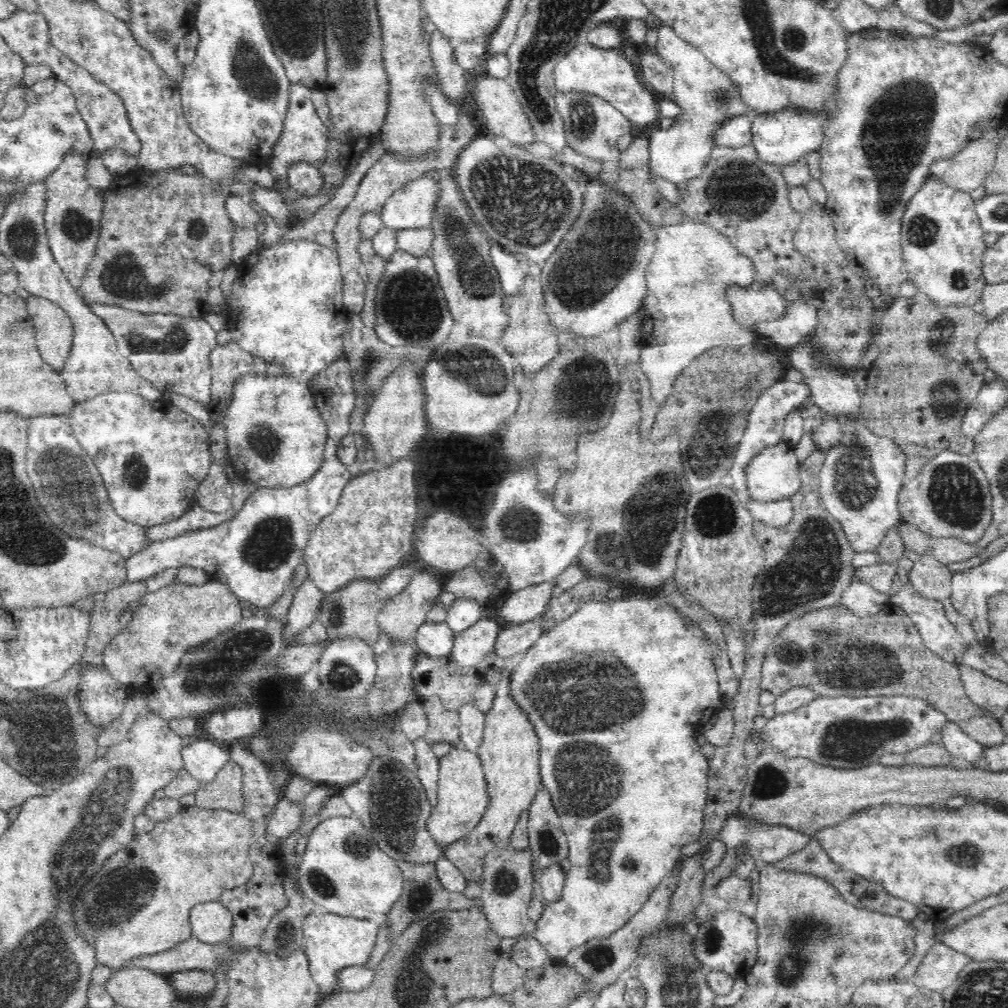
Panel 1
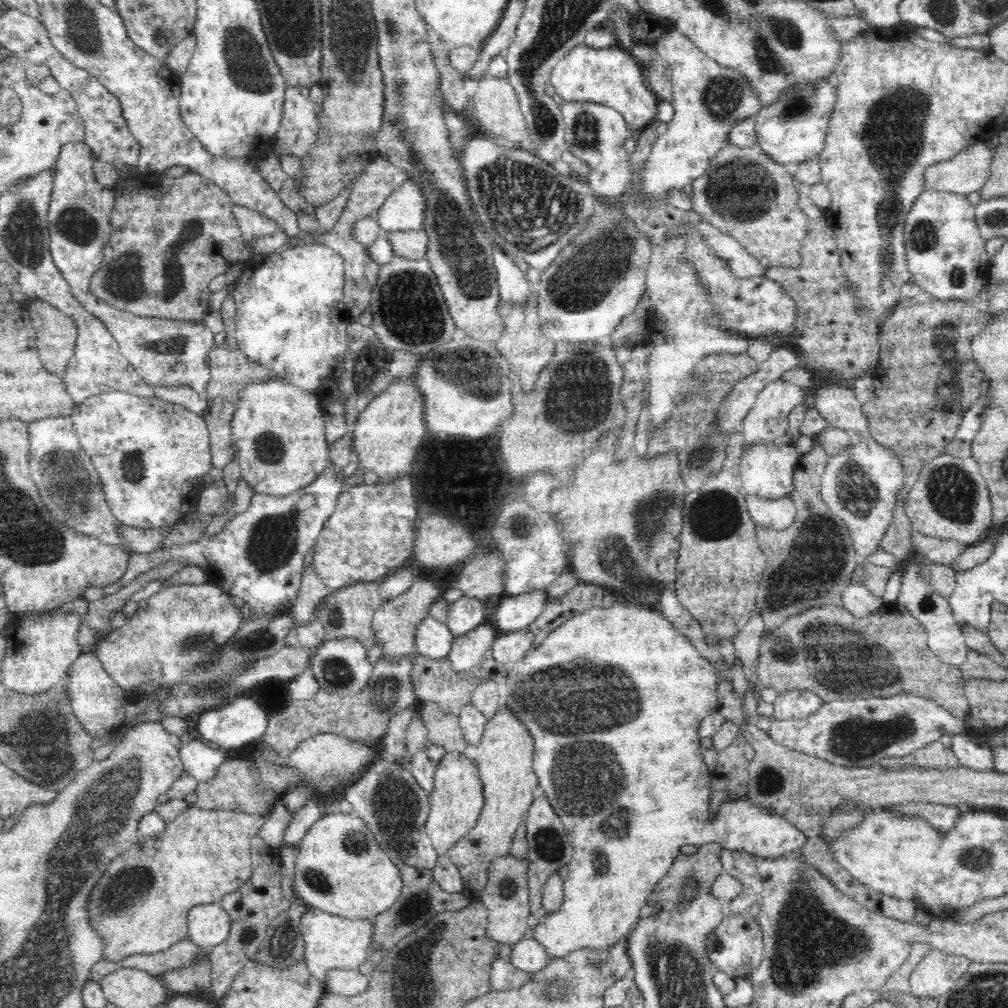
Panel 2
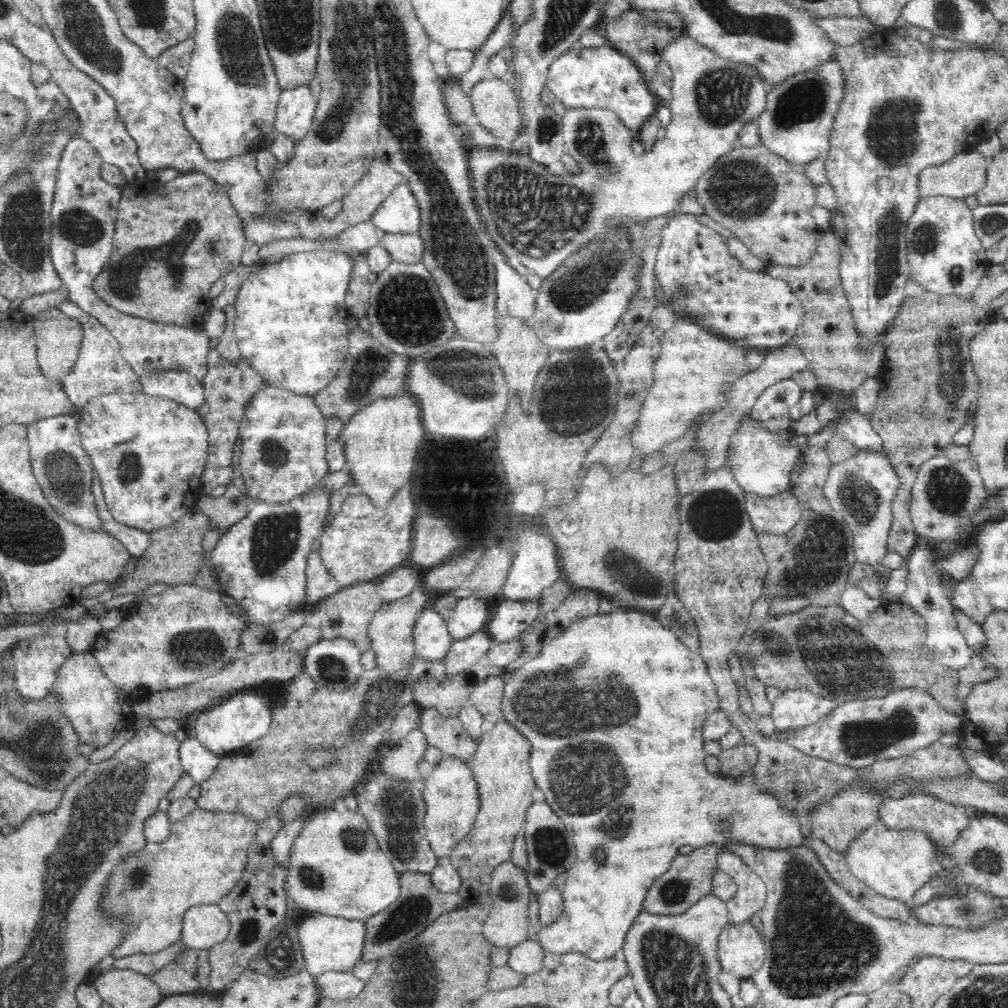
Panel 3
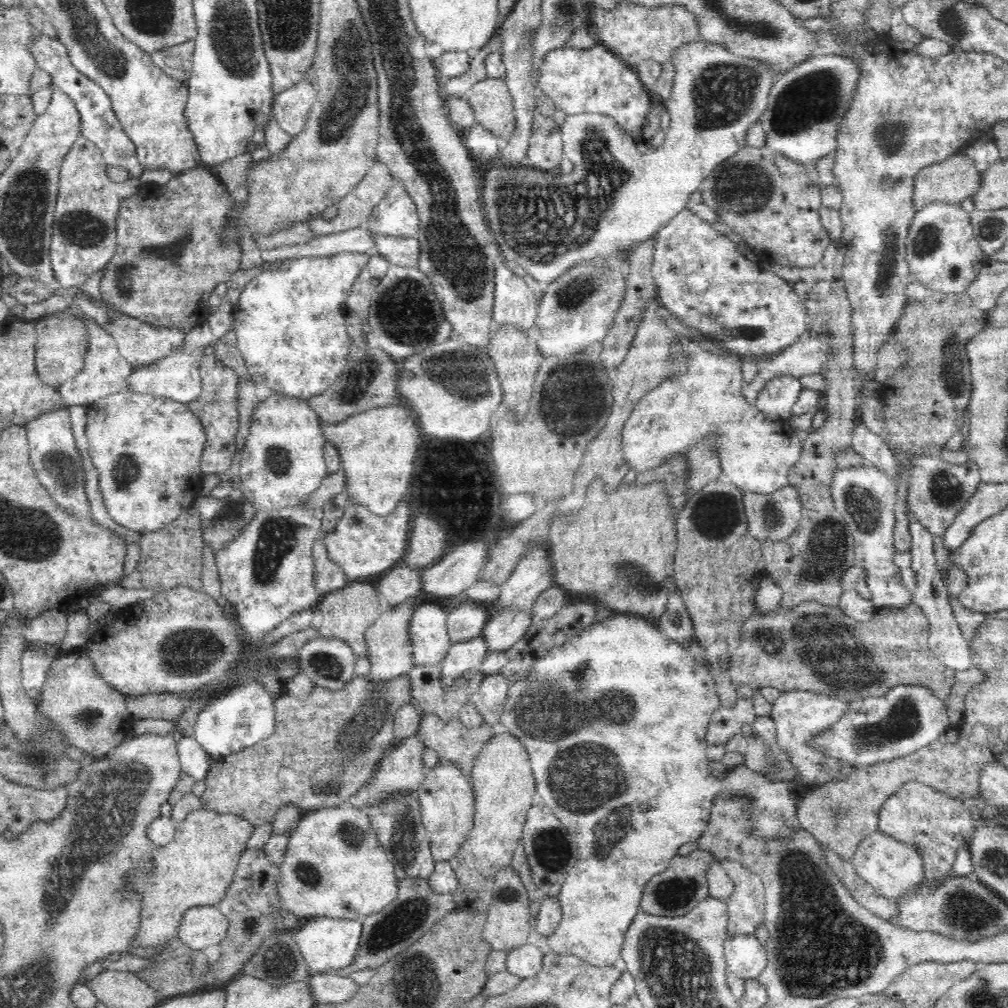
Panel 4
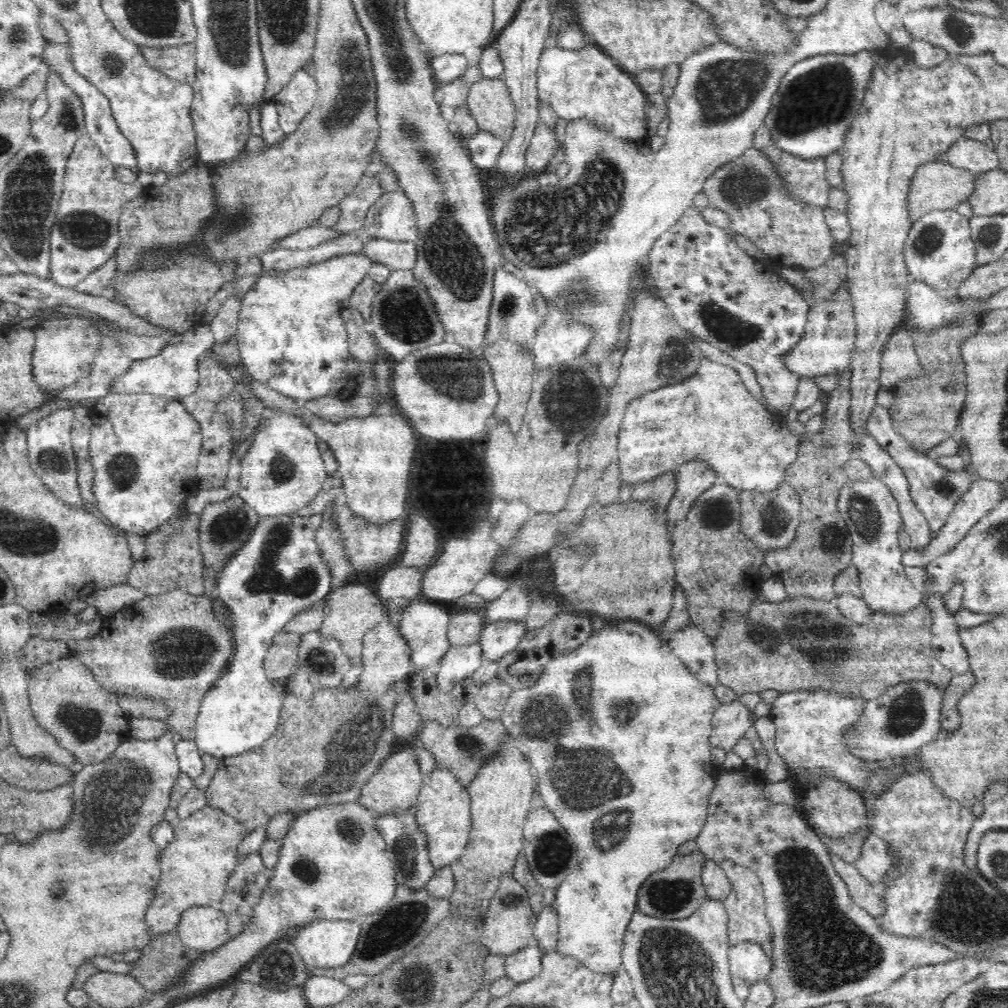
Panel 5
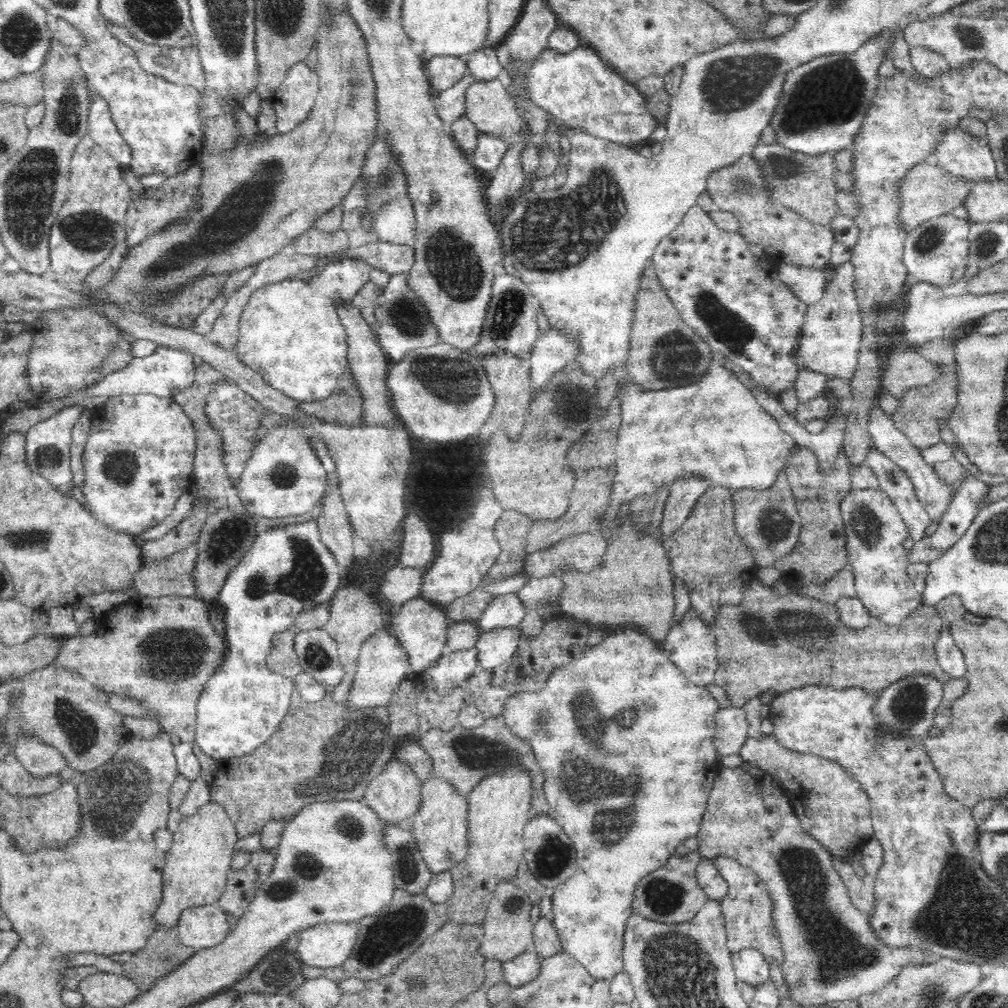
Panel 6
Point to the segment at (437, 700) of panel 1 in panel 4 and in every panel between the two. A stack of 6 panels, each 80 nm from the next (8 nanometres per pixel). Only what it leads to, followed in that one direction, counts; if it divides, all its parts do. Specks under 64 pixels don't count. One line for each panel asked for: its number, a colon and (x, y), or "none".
2: (443, 729)
3: (447, 734)
4: (453, 742)

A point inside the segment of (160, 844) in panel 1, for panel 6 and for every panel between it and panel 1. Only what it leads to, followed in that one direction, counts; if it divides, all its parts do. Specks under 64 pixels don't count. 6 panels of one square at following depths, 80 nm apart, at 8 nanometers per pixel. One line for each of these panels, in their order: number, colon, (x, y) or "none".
2: (141, 907)
3: (206, 853)
4: (196, 868)
5: (195, 868)
6: (195, 870)

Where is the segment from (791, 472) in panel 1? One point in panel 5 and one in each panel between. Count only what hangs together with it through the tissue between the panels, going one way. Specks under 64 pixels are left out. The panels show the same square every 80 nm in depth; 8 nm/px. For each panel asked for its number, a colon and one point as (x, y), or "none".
2: (766, 469)
3: (762, 463)
4: (755, 454)
5: (712, 417)

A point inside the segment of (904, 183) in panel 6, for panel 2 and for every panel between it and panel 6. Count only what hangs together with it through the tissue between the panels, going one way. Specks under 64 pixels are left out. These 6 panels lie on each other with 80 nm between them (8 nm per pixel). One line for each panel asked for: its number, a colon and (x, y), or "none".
2: (968, 171)
3: (964, 174)
4: (956, 178)
5: (937, 185)

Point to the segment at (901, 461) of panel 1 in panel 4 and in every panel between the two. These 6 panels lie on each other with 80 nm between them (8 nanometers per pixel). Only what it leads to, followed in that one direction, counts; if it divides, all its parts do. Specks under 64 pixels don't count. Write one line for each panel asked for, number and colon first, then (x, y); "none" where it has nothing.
2: (860, 485)
3: (862, 489)
4: (866, 497)

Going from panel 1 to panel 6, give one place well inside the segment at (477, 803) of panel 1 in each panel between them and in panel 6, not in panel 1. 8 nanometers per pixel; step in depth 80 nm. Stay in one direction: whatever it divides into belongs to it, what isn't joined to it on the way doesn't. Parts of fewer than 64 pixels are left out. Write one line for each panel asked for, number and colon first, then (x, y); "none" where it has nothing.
2: (457, 800)
3: (451, 795)
4: (447, 804)
5: (443, 812)
6: (440, 830)

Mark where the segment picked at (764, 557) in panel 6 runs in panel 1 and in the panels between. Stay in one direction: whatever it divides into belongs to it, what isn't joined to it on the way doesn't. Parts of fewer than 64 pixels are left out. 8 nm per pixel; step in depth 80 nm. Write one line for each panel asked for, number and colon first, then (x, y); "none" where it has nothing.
1: (777, 514)
2: (778, 514)
3: (778, 514)
4: (775, 516)
5: (771, 520)

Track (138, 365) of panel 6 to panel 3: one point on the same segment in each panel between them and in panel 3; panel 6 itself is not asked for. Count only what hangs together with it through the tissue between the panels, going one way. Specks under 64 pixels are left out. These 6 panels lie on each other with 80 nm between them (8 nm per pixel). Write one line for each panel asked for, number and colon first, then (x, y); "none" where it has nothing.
3: (180, 386)
4: (177, 377)
5: (174, 373)

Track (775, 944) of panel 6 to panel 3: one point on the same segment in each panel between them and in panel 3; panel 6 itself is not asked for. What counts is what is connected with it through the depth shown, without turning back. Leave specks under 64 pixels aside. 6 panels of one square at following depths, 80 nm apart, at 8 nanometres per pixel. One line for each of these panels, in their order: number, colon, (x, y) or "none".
3: (749, 899)
4: (746, 905)
5: (745, 904)

